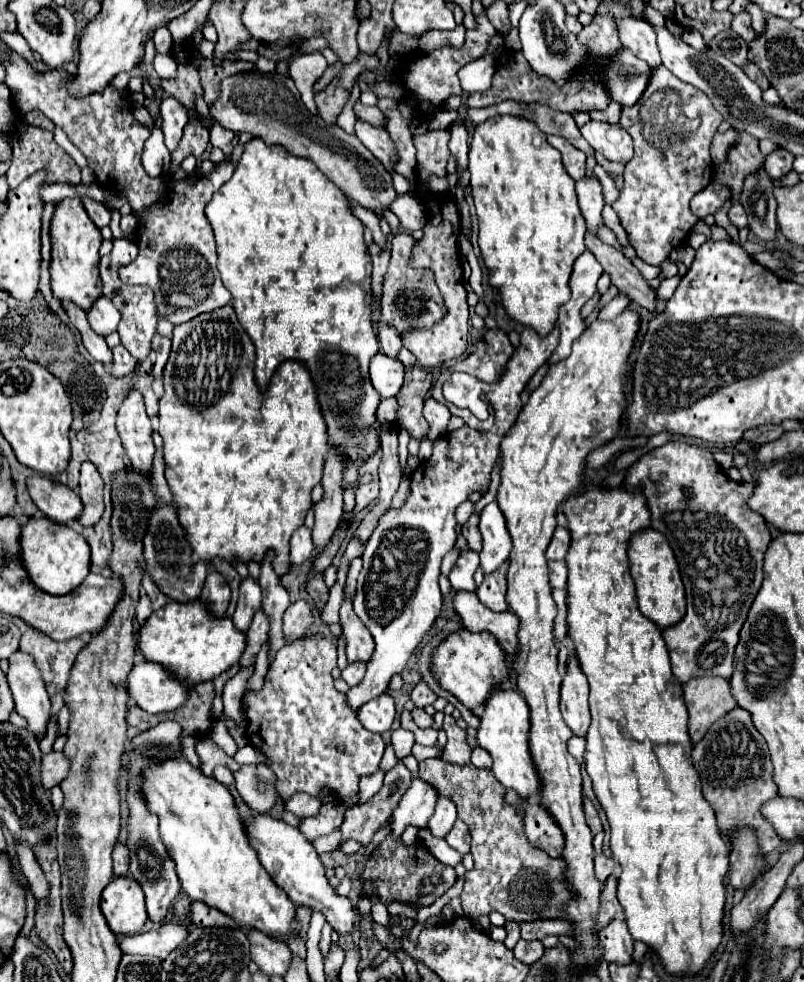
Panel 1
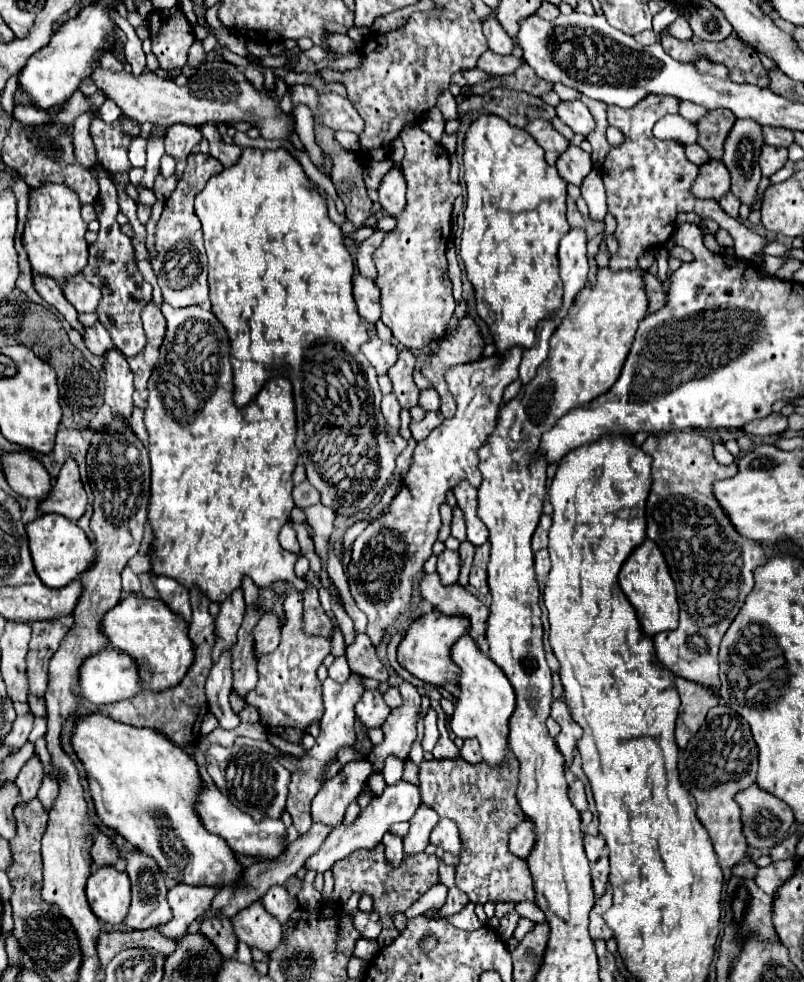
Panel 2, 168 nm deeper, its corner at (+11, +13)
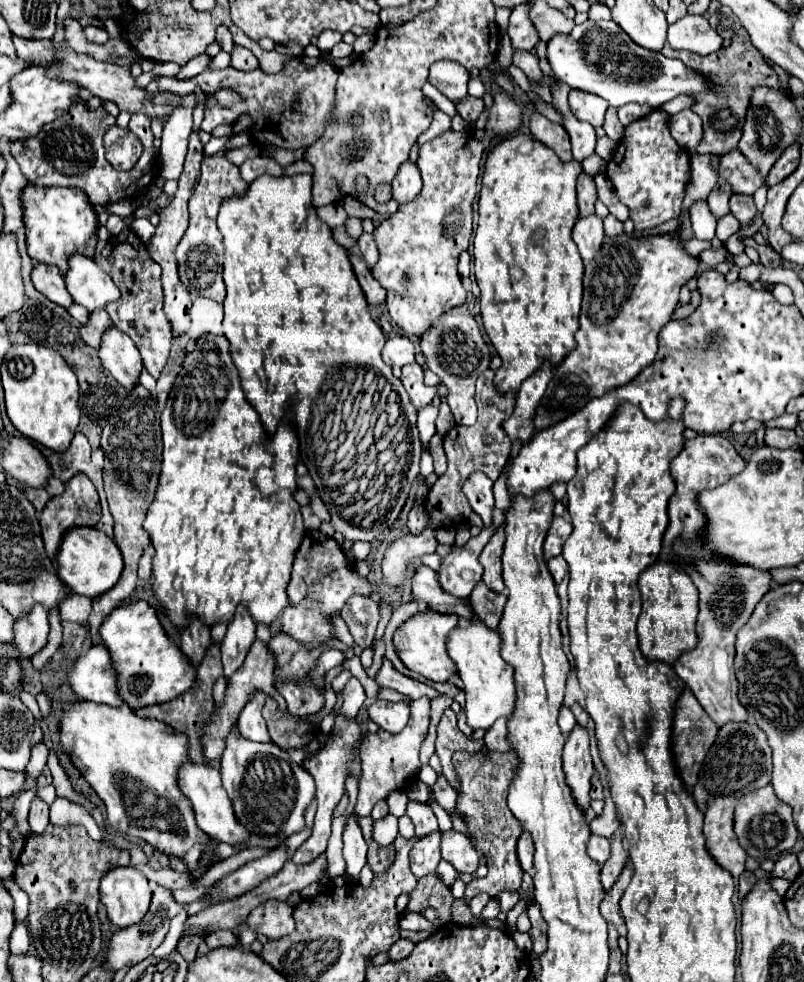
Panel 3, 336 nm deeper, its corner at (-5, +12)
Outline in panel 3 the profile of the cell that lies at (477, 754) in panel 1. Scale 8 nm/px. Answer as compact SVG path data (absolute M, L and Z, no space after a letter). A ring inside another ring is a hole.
M496 721L496 725L492 725L492 729L486 731L484 735L484 745L488 751L510 751L510 741L508 741L508 729L506 729L506 721Z

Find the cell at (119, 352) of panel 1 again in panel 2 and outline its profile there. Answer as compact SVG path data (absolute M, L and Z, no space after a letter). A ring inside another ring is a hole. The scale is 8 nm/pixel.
M100 322L94 324L94 326L86 326L82 338L84 338L86 348L92 354L96 354L96 356L104 356L104 352L108 352L110 348L114 348L114 344L112 344L112 340L108 336L108 330Z

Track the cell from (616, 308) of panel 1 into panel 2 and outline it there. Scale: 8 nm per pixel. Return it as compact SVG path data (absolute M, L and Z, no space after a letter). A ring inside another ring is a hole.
M648 96L630 110L608 106L608 124L624 134L624 142L618 148L610 148L602 164L602 180L606 186L608 212L616 218L618 228L614 232L618 240L618 252L610 258L612 270L626 270L638 266L638 254L650 246L666 244L674 232L678 212L696 212L700 218L710 218L718 222L734 238L734 252L742 260L750 260L762 254L768 244L766 238L758 236L754 230L728 216L718 208L714 200L696 198L690 192L692 182L698 176L698 166L684 156L684 146L678 142L664 142L652 134L652 126L666 114L678 114L680 100L672 96Z

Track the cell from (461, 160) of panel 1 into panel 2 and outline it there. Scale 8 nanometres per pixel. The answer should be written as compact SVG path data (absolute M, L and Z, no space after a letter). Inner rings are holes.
M442 92L436 106L444 114L444 118L456 118L456 98L450 92Z

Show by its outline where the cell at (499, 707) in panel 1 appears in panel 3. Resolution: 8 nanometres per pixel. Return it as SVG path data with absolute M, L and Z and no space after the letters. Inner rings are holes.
M472 623L468 629L454 629L448 637L448 655L458 667L458 675L464 681L466 693L466 717L468 727L490 729L492 723L500 717L510 719L516 711L516 681L514 669L500 657L500 635L488 629L484 623Z

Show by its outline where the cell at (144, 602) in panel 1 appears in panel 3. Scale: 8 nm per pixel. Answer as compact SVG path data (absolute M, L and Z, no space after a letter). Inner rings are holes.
M148 547L140 559L140 567L138 567L138 579L140 581L150 581L152 577L152 557L154 557L154 547Z

